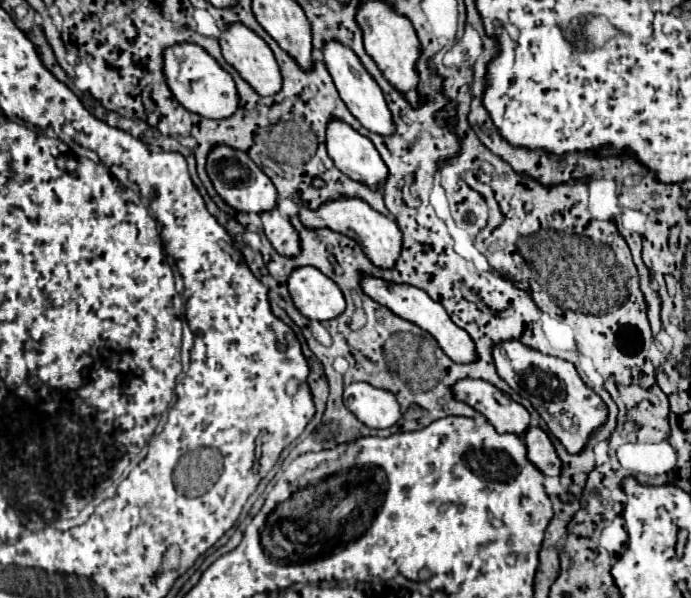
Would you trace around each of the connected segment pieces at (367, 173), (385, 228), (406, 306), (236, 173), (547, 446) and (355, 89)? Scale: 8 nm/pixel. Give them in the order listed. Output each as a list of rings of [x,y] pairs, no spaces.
[[[331,120],[327,126],[327,152],[349,178],[373,190],[379,190],[387,182],[389,170],[373,142],[341,120]]]
[[[349,198],[349,200],[333,200],[333,202],[325,202],[321,208],[317,210],[309,210],[303,208],[301,210],[301,222],[307,228],[333,228],[353,240],[357,240],[363,246],[363,252],[367,254],[367,258],[383,270],[391,270],[393,264],[397,264],[397,256],[401,256],[401,230],[397,226],[397,222],[393,218],[387,218],[379,212],[375,212],[369,204],[365,204],[359,198]]]
[[[365,276],[361,280],[361,286],[365,290],[367,296],[371,296],[375,302],[387,306],[389,310],[393,310],[397,316],[417,324],[419,328],[427,330],[437,342],[439,346],[443,348],[443,352],[457,364],[471,364],[477,360],[477,350],[475,350],[475,344],[473,344],[473,338],[463,330],[459,328],[457,324],[453,324],[453,320],[449,318],[449,314],[445,312],[445,308],[431,300],[427,292],[423,292],[421,288],[415,288],[415,286],[409,286],[409,284],[389,284],[381,278],[373,278],[373,276]]]
[[[215,146],[207,156],[207,174],[219,196],[237,212],[269,212],[277,206],[277,188],[269,176],[245,154],[229,146]]]
[[[529,428],[525,432],[527,444],[527,458],[535,464],[545,476],[559,476],[561,474],[561,460],[549,440],[549,436],[541,428]]]
[[[327,42],[325,48],[323,48],[323,56],[325,56],[325,64],[327,64],[327,70],[331,72],[333,76],[333,82],[341,94],[341,100],[347,104],[349,112],[361,122],[363,128],[367,128],[369,132],[375,132],[375,134],[381,134],[381,136],[389,136],[395,130],[395,122],[393,122],[393,116],[387,108],[387,102],[383,98],[383,92],[381,88],[377,86],[377,82],[369,76],[369,72],[365,72],[363,64],[359,62],[359,58],[355,56],[353,50],[349,50],[347,46],[343,46],[341,42]]]

